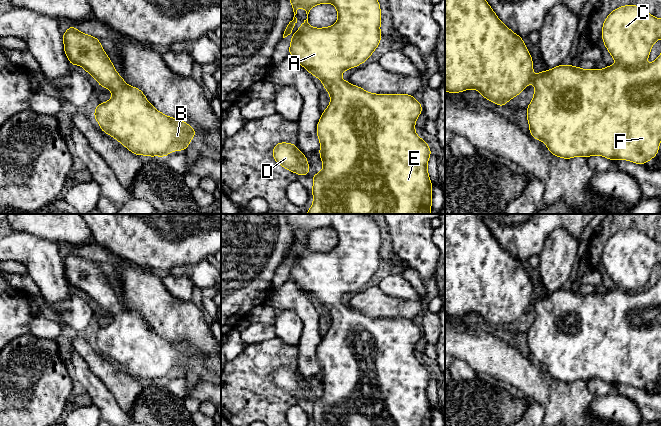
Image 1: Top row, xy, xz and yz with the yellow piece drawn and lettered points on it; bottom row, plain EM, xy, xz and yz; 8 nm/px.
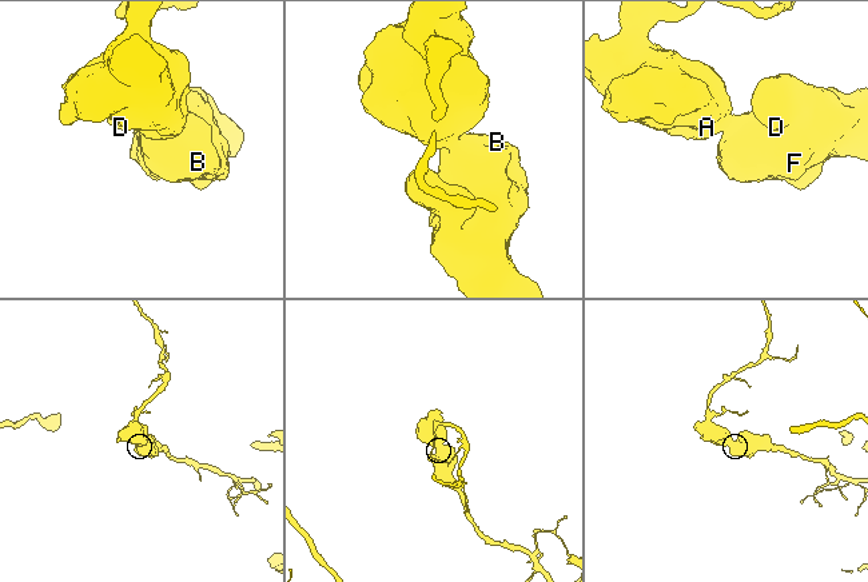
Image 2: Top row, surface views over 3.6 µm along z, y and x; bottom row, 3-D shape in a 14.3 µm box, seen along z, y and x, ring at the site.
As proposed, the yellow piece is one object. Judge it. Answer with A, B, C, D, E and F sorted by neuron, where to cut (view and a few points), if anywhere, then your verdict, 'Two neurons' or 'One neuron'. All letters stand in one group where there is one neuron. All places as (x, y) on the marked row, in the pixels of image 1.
Groups: A B C D E F. No split. One neuron

